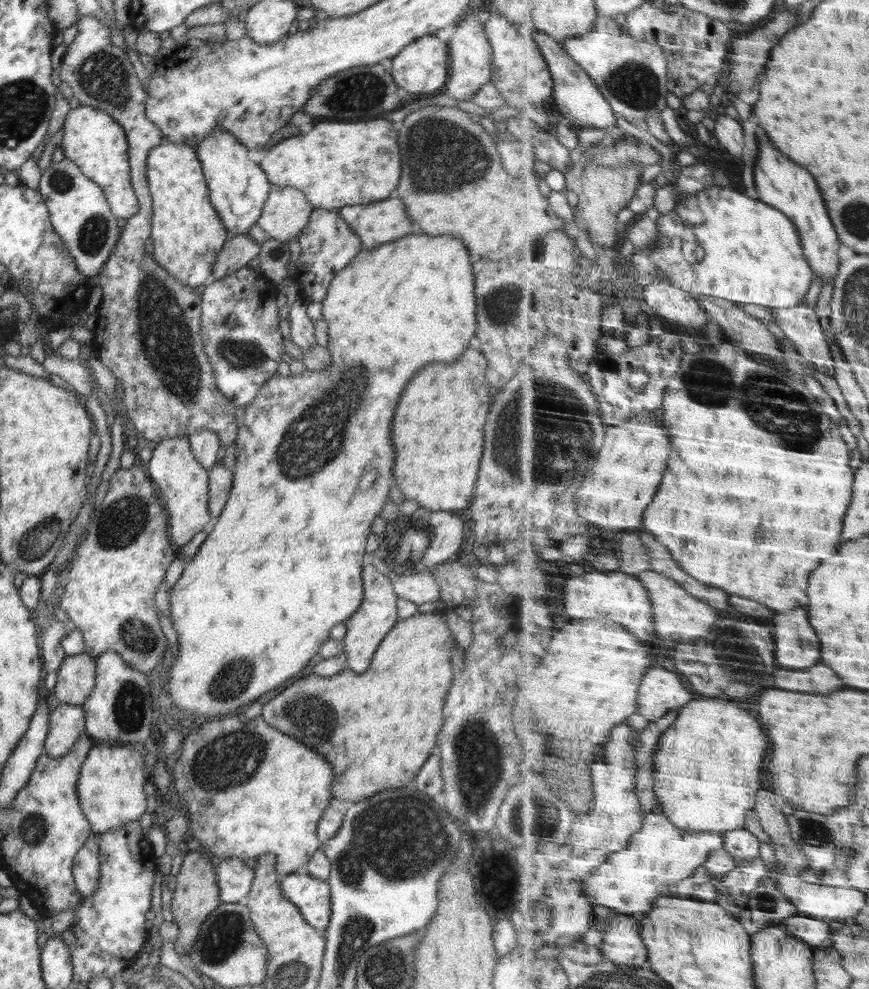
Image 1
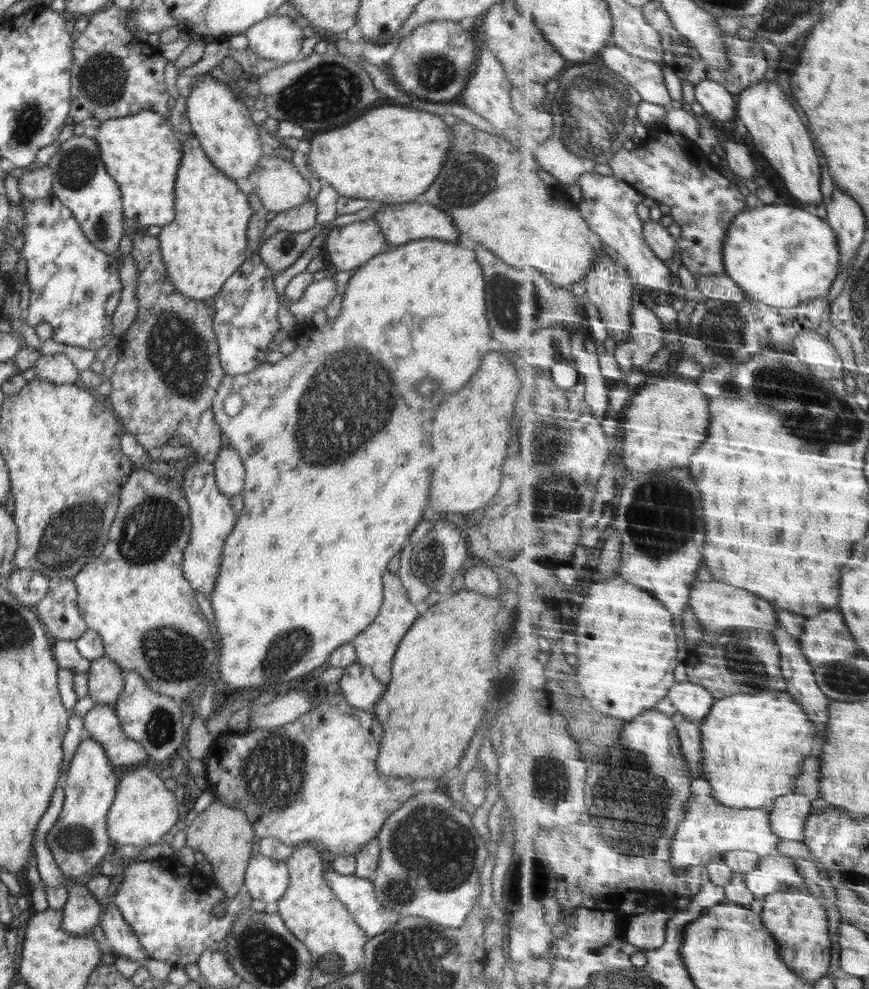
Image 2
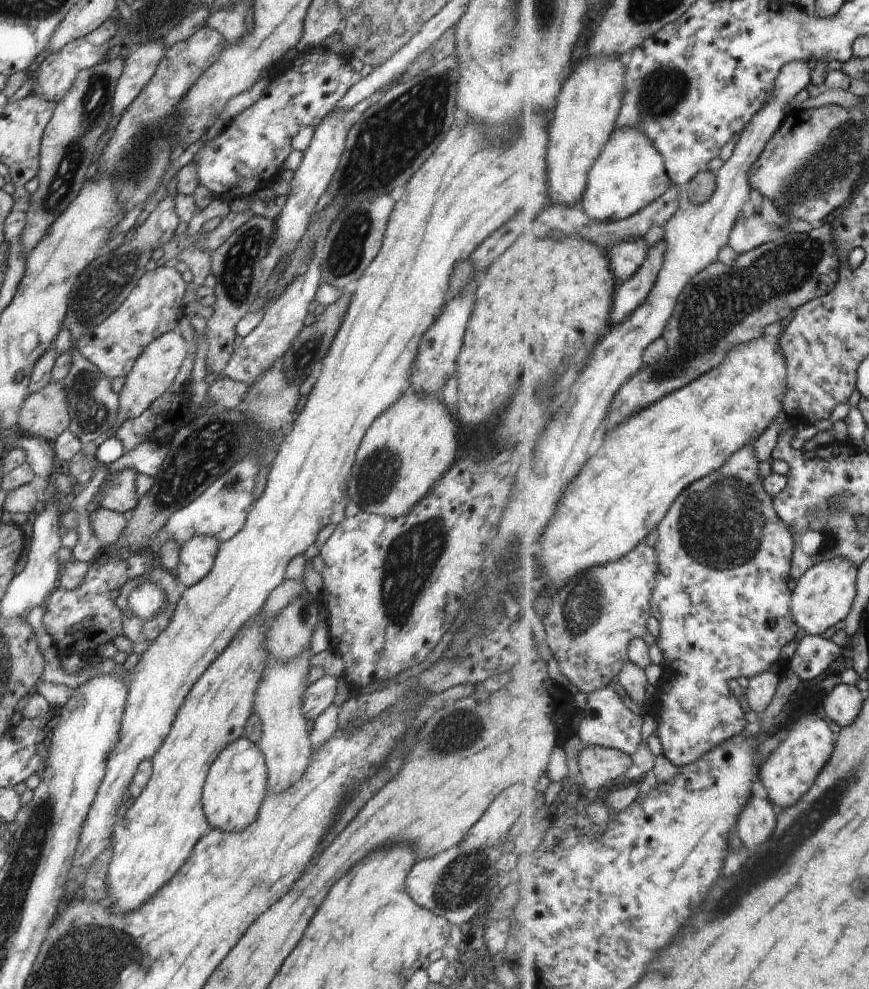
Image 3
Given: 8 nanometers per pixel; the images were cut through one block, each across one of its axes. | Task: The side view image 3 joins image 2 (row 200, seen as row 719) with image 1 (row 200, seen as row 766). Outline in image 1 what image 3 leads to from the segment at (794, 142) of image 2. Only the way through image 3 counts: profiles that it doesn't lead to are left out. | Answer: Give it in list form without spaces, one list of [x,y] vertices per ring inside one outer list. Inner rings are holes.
[[[766,132],[760,134],[760,142],[762,142],[762,160],[756,161],[754,169],[756,188],[759,193],[759,199],[768,202],[772,206],[780,206],[780,210],[784,214],[792,214],[792,219],[801,231],[804,250],[811,261],[811,265],[815,269],[817,278],[823,278],[823,284],[838,278],[842,258],[840,258],[840,250],[842,250],[842,241],[839,237],[839,230],[834,226],[830,214],[828,214],[828,206],[826,200],[820,192],[820,186],[816,182],[816,178],[810,174],[810,170],[802,168],[800,164],[796,164],[794,160],[786,158],[768,138]]]

